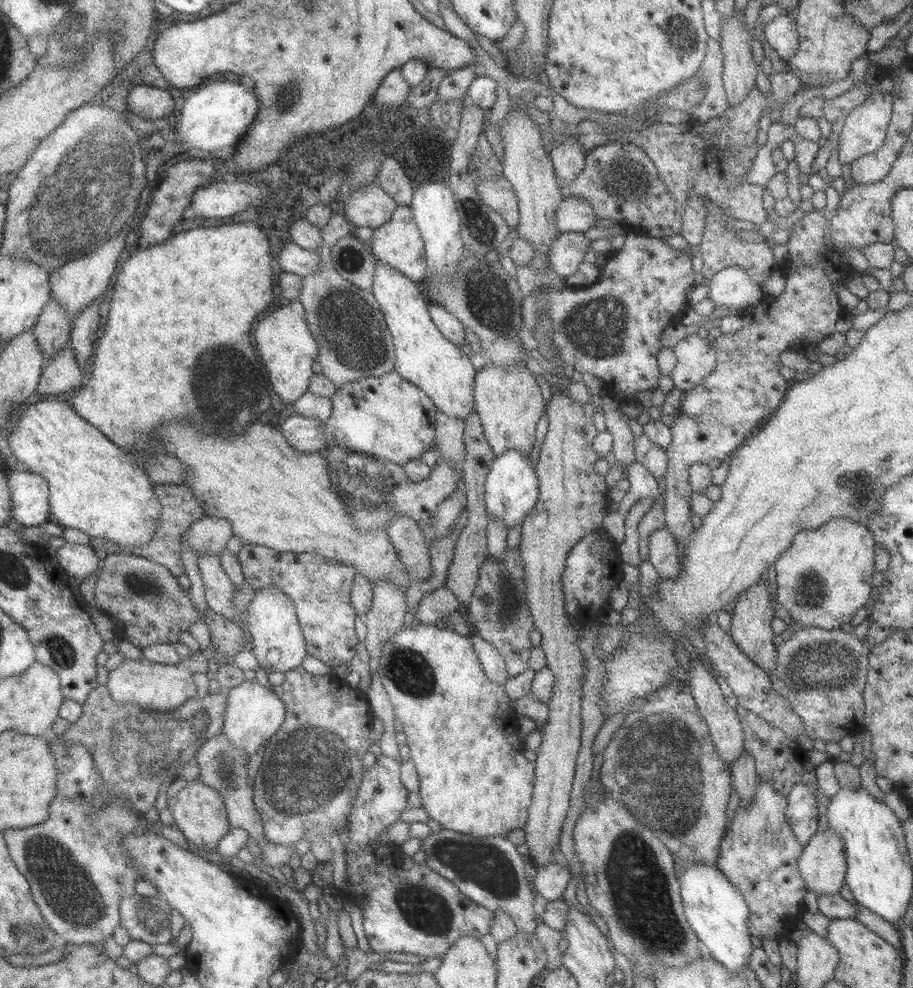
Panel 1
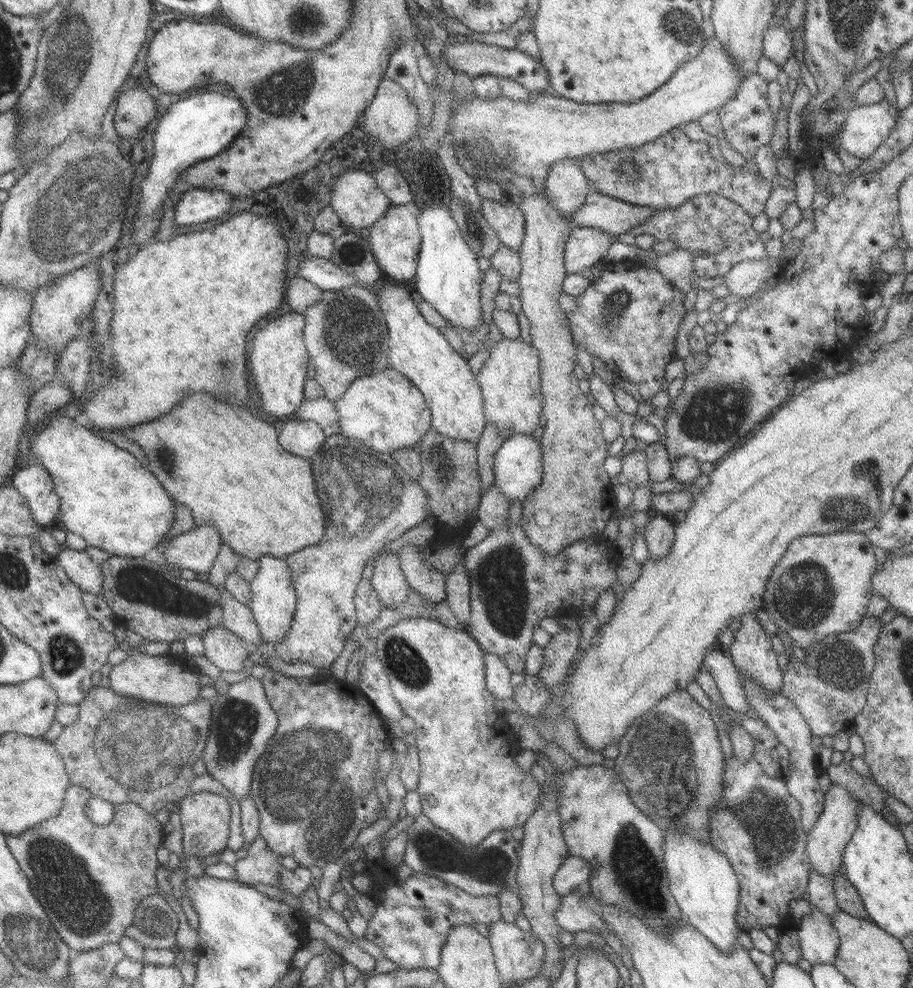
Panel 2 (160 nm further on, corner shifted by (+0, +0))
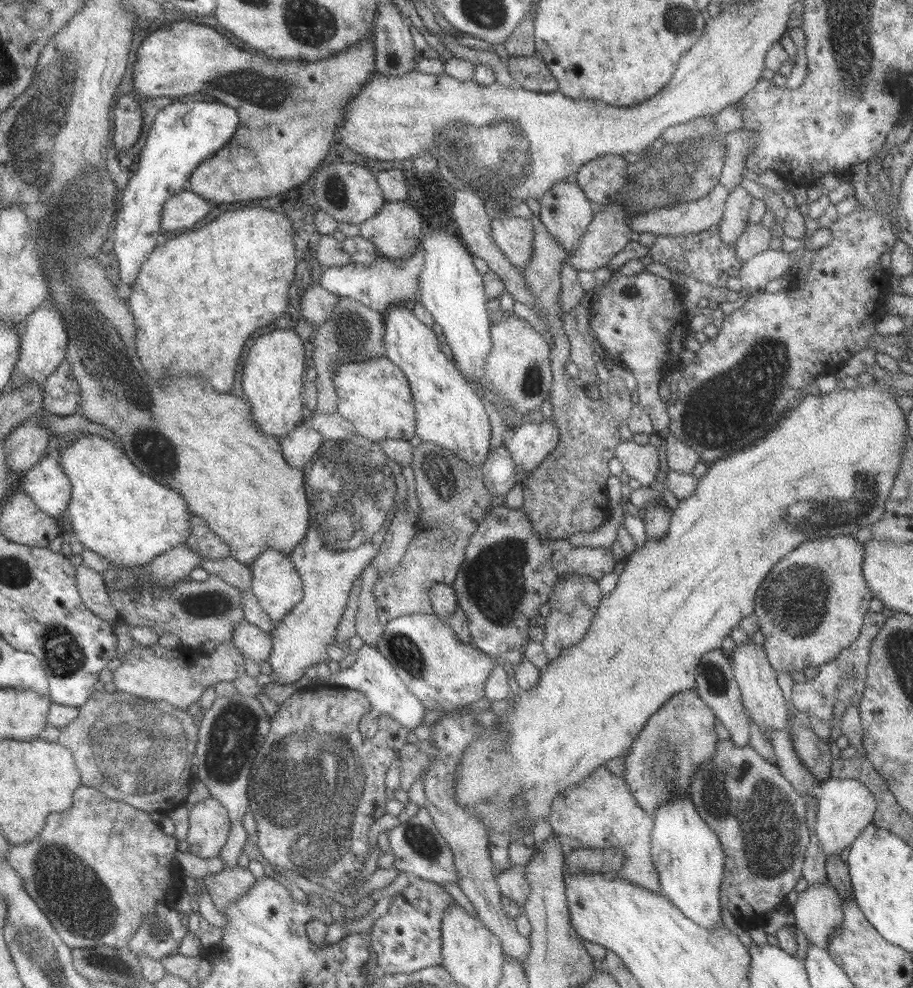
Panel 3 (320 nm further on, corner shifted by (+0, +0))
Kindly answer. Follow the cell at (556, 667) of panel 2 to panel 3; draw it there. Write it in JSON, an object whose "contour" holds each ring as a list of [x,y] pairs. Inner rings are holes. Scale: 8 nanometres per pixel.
{"contour":[[[572,571],[555,582],[553,593],[549,596],[549,604],[551,610],[564,610],[564,614],[546,618],[542,644],[549,660],[556,658],[565,648],[578,644],[586,636],[602,597],[598,580],[588,575]]]}

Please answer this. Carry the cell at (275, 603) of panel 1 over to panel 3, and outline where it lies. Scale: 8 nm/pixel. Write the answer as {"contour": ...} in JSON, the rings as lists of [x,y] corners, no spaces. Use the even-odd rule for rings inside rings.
{"contour":[[[269,548],[252,566],[254,573],[254,591],[260,597],[261,603],[268,614],[280,624],[290,615],[307,595],[303,574],[299,571],[292,554],[282,552],[277,548]]]}

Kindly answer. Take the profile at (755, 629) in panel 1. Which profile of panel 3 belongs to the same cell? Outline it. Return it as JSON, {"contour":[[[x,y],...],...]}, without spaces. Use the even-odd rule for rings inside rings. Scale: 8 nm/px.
{"contour":[[[750,643],[738,645],[736,650],[730,652],[731,663],[735,679],[739,684],[746,713],[761,729],[761,732],[770,740],[772,730],[786,731],[789,725],[790,711],[786,707],[786,700],[782,689],[776,680],[777,672],[772,668],[762,644]]]}

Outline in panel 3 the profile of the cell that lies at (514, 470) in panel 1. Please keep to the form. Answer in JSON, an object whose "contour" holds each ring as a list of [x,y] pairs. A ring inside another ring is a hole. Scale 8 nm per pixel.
{"contour":[[[552,417],[537,425],[522,422],[513,431],[513,437],[505,442],[512,453],[518,478],[522,478],[520,472],[525,471],[528,476],[528,471],[534,471],[556,448],[559,438],[560,431]]]}

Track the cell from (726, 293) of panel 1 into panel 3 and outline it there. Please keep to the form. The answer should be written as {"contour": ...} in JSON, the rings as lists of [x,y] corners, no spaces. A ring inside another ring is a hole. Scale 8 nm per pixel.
{"contour":[[[769,250],[758,254],[748,263],[744,263],[738,276],[742,282],[742,289],[748,294],[764,290],[767,283],[781,276],[794,272],[790,254],[782,250]]]}

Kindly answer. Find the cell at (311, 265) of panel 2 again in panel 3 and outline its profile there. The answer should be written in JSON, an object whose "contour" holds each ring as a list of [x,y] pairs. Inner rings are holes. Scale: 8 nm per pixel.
{"contour":[[[421,246],[416,256],[406,262],[392,262],[380,257],[370,266],[348,263],[342,267],[324,269],[321,285],[335,296],[359,301],[380,314],[384,314],[390,304],[411,306],[420,301],[420,273],[424,269],[424,248]]]}

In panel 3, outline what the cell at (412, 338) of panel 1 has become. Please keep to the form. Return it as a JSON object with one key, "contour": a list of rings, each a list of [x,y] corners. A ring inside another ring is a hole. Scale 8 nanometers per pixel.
{"contour":[[[397,305],[397,307],[387,310],[383,315],[386,317],[387,326],[385,336],[387,351],[385,355],[404,372],[412,390],[416,419],[415,435],[420,437],[421,442],[437,444],[467,464],[481,467],[491,450],[491,420],[484,409],[484,402],[474,392],[471,382],[456,368],[456,363],[453,364],[442,352],[437,334],[416,318],[410,305]]]}

